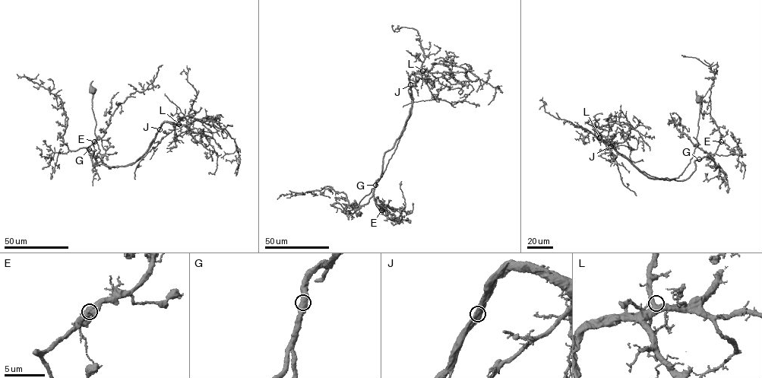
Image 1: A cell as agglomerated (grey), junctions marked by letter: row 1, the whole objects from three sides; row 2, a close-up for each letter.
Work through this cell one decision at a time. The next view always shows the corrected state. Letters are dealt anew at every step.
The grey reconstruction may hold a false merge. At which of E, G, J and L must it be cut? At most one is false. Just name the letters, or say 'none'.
none

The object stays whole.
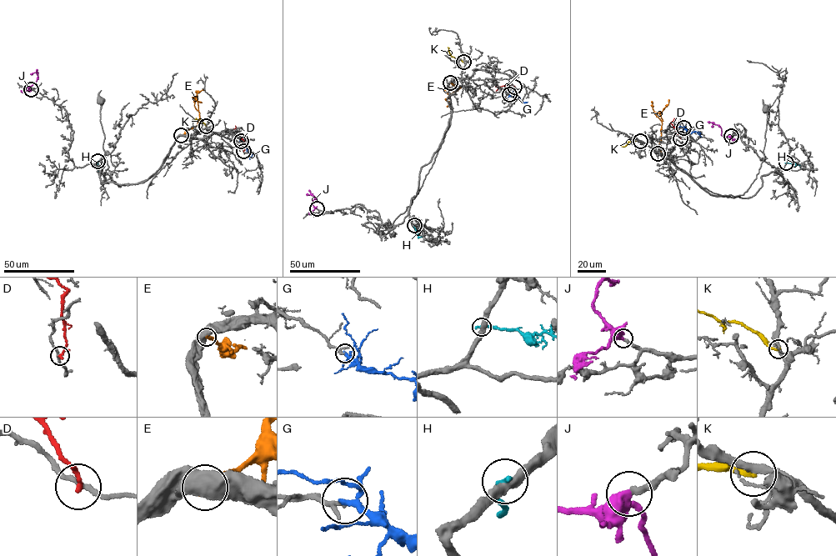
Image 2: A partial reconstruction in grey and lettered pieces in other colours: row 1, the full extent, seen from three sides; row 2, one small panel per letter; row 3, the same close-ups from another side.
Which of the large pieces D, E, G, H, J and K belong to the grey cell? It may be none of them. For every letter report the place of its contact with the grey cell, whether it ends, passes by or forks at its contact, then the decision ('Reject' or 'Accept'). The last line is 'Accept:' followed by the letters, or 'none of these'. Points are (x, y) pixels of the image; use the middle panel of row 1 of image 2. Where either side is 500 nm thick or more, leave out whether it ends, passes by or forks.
D: Touches grey at (514, 87). It ends there. Reject
E: Touches grey at (450, 82). Reject
G: Touches grey at (509, 94). It forks there. Reject
H: Touches grey at (414, 225). It ends there. Reject
J: Touches grey at (317, 208). Accept
K: Touches grey at (463, 62). It ends there. Reject
Accept: J

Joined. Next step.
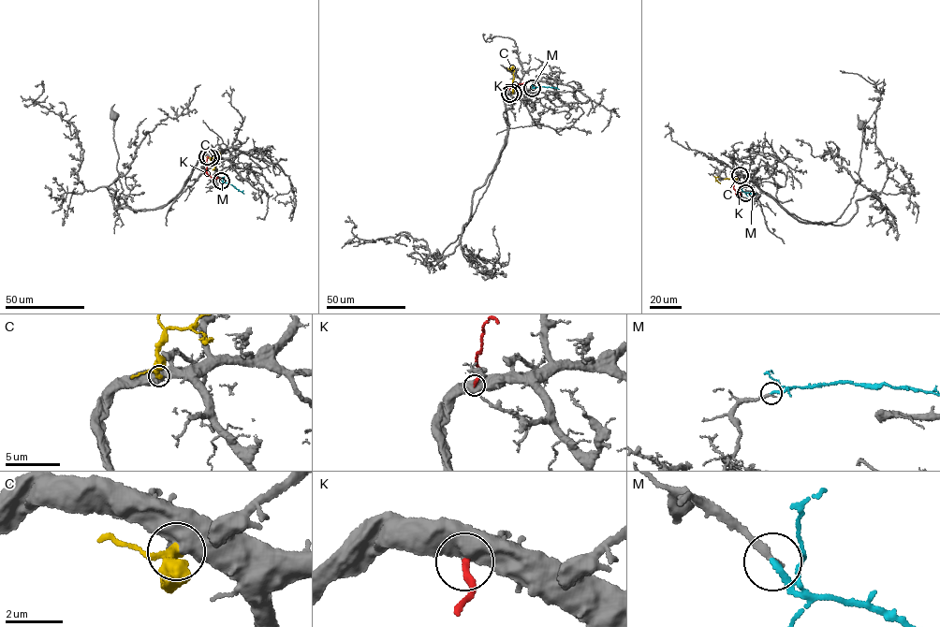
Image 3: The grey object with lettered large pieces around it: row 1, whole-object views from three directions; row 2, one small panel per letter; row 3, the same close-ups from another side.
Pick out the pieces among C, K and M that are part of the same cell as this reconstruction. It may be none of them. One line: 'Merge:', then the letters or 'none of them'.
Merge: M

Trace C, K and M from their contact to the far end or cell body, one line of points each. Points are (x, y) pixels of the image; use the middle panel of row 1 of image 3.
C: (512, 93), (511, 71)
K: (509, 94), (511, 83), (526, 82)
M: (532, 88), (559, 89)

